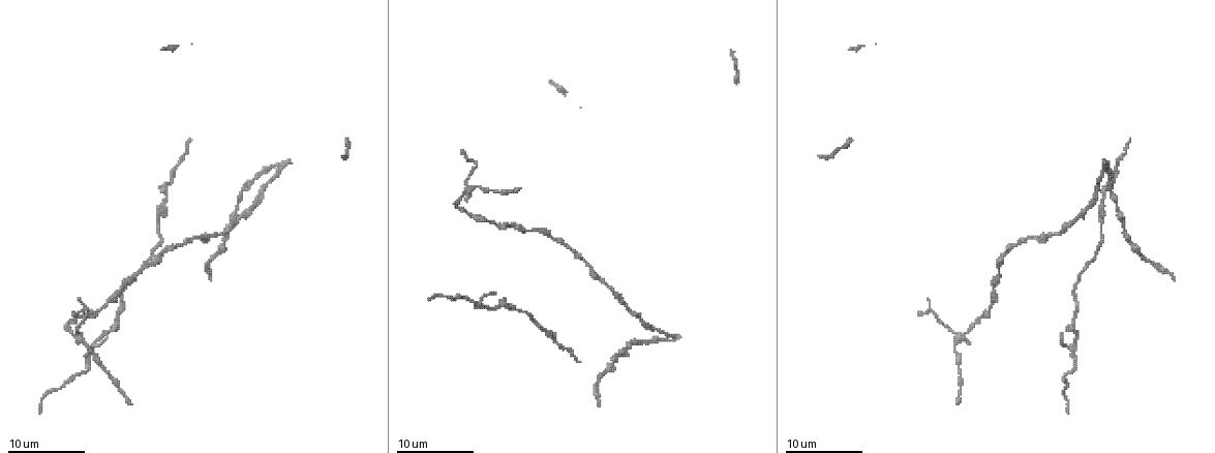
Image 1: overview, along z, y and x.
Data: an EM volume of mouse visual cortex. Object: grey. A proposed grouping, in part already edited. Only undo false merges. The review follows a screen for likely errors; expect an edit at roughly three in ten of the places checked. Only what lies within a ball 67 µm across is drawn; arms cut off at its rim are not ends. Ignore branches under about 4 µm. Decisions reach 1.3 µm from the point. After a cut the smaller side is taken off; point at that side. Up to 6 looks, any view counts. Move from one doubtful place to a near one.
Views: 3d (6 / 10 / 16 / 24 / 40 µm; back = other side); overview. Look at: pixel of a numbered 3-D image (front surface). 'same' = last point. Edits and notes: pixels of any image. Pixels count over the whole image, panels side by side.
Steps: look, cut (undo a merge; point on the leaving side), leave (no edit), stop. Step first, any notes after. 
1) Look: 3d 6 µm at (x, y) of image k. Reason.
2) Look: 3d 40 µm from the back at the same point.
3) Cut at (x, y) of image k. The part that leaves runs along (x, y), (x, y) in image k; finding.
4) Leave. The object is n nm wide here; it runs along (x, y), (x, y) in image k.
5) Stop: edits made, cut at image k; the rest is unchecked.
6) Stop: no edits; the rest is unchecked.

Look: 3d 16 µm at (509, 192) of image 1. A narrow waist.

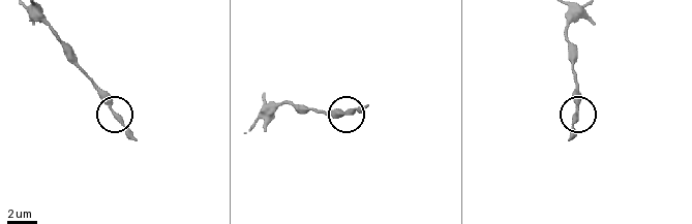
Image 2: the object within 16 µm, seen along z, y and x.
Leave. It runs along (253, 124), (283, 102), (326, 114), (348, 114), (367, 107) in image 2; one cell here.

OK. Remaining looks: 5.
Look: 3d 10 µm at (958, 335) of image 1. Four or more arms meet.

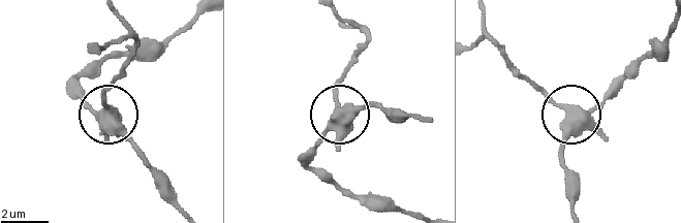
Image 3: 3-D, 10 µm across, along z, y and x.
Look: 3d 6 µm at (111, 111) of image 3.

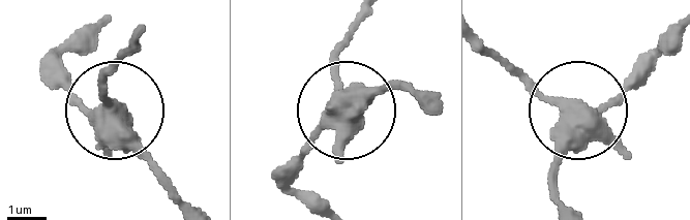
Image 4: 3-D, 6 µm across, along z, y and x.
Cut at (106, 158) of image 4. 5 arms meet here; a second cell is stuck on.

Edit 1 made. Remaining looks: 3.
Look: 3d 16 µm at (1038, 239) of image 1. Sudden change in width.

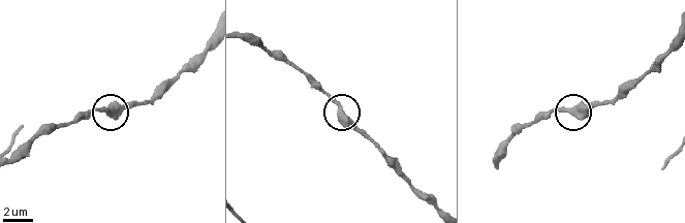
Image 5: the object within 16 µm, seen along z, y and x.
Leave. It runs along (439, 211), (314, 82) in image 5; all the same cell.

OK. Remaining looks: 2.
Stop: edits made, cut at image 4; the rest is unchecked.

